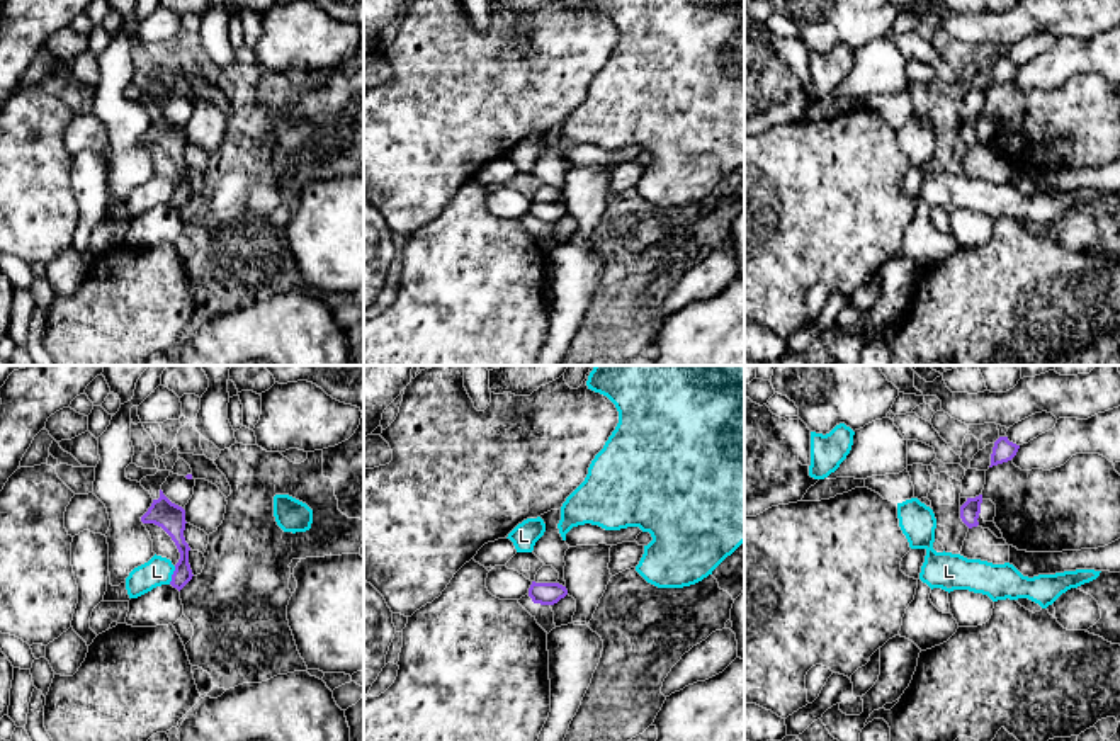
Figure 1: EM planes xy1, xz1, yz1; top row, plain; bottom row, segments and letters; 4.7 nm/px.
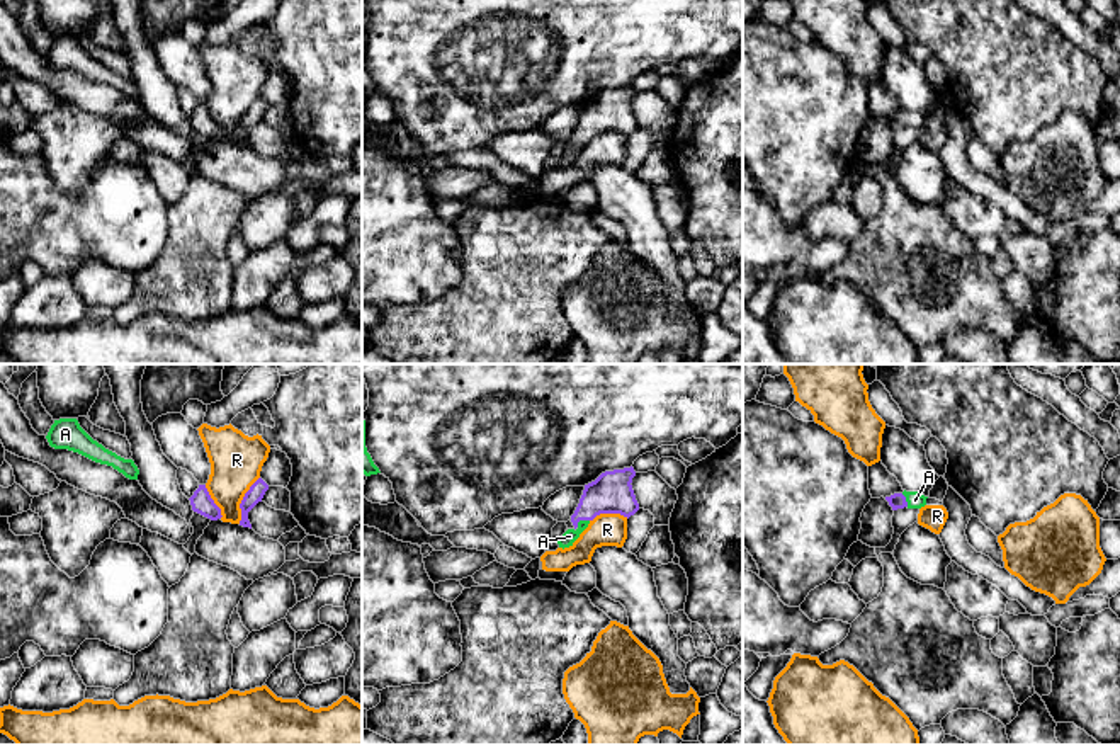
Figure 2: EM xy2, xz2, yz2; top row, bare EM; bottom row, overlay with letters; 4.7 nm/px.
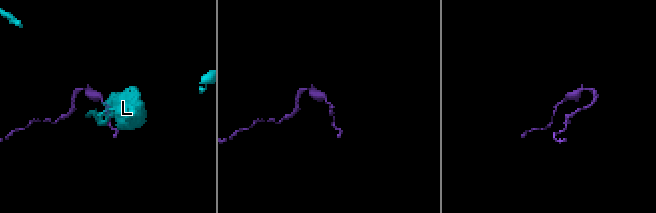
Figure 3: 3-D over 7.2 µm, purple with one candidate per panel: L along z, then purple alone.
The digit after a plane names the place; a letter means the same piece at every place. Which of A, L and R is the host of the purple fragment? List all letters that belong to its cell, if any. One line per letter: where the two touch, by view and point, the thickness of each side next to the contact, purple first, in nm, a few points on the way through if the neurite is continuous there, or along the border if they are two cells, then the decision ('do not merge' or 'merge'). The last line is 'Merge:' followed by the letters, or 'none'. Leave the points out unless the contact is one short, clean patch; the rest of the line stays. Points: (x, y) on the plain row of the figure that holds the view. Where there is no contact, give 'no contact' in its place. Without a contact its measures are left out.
A: xz2 (582, 138) | 190/70 nm | across xz2 (612, 111), (582, 138), (582, 147), (570, 155) | merge
L: xy1 (172, 194) | 110/140 nm | along xy1 (175, 186), (169, 203) | do not merge
R: xy2 (242, 119) | 80/240 nm | along xy2 (259, 96), (240, 123), (238, 142) | do not merge
Merge: A

